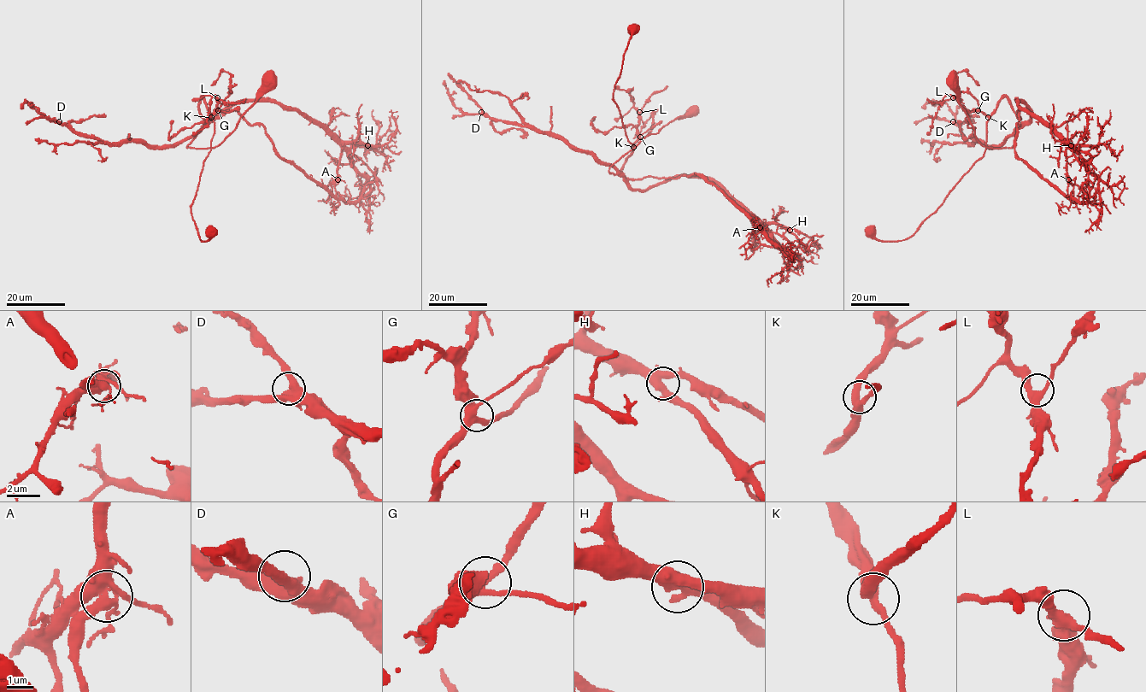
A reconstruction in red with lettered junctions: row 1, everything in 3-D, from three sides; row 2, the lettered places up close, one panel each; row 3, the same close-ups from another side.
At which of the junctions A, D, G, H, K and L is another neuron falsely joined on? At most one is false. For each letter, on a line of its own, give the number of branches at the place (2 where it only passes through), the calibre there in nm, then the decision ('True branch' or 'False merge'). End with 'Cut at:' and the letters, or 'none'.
A: Branches: 4. Thickness 480 nm. False merge
D: Branches: 3. Thickness 400 nm. True branch
G: Branches: 4. Thickness 400 nm. True branch
H: Branches: 5. Thickness 440 nm. True branch
K: Branches: 3. Thickness 400 nm. True branch
L: Branches: 3. Thickness 360 nm. True branch
Cut at: A

